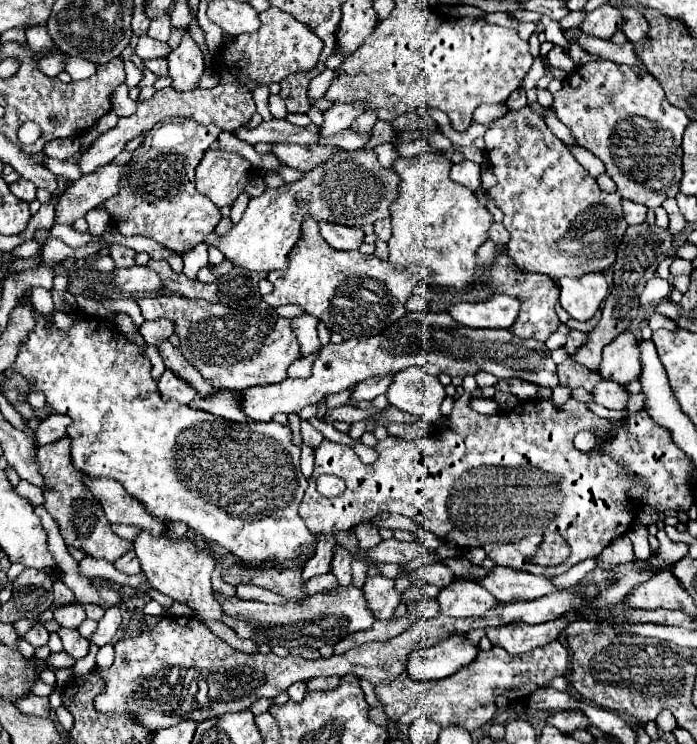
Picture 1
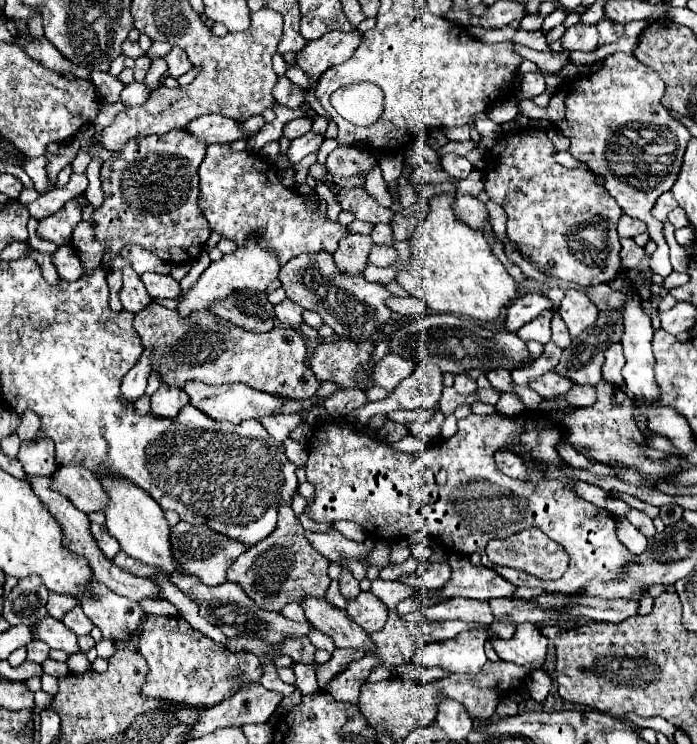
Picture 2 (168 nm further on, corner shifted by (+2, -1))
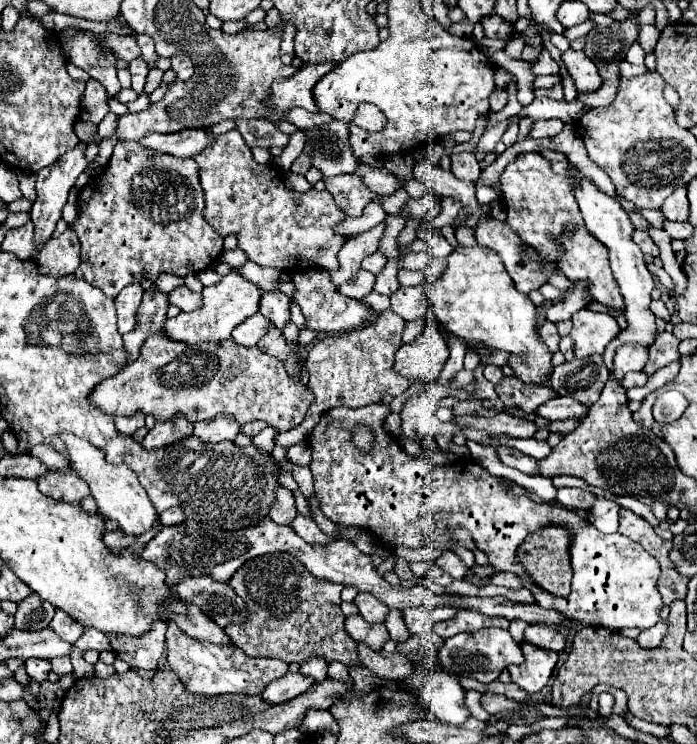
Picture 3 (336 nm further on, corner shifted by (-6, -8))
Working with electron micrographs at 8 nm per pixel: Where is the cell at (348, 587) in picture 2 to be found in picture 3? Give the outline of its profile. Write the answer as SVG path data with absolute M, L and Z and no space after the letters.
M357 593L355 601L353 601L359 609L359 613L371 621L371 623L379 623L385 619L387 615L387 605L383 605L379 599L375 599L371 593Z

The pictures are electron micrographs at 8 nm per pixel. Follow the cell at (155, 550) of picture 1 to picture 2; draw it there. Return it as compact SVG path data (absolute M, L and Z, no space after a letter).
M101 478L101 486L109 498L107 506L103 508L105 514L105 526L109 534L121 544L121 550L127 552L131 558L137 558L145 564L157 564L159 568L167 572L175 572L177 564L171 556L171 544L169 544L169 524L163 516L163 510L159 504L145 492L139 490L133 482L127 482L125 478Z

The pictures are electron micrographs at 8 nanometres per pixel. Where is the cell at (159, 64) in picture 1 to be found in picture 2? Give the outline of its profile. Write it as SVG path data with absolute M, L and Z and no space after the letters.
M139 56L139 58L135 60L135 74L133 74L135 82L143 82L149 66L151 66L151 60L149 60L147 56Z

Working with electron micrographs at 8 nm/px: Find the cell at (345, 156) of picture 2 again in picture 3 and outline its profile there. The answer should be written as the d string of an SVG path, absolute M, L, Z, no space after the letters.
M359 163L355 175L359 175L361 181L377 195L391 195L395 189L401 187L387 167L373 167L369 163Z

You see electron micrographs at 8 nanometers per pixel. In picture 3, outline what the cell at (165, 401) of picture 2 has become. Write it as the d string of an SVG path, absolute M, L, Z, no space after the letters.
M175 413L173 417L165 419L165 421L157 421L155 427L147 433L147 437L143 439L143 447L145 449L155 449L155 447L165 447L169 443L179 441L181 437L187 437L193 433L193 423L181 415Z

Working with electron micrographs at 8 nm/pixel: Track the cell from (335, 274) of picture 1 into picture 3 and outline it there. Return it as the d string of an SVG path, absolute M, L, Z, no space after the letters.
M303 269L293 275L293 301L301 307L305 319L307 319L307 329L315 331L327 331L327 333L347 333L353 329L359 329L363 323L375 319L375 311L361 299L351 299L339 293L335 283L331 281L331 275L327 269Z

